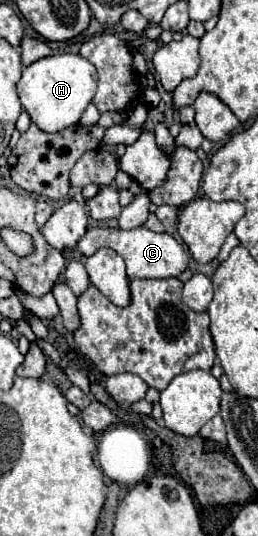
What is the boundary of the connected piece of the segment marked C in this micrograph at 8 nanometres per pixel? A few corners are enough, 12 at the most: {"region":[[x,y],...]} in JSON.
{"region":[[87,229],[77,249],[117,251],[131,279],[179,277],[189,249],[169,233]]}

